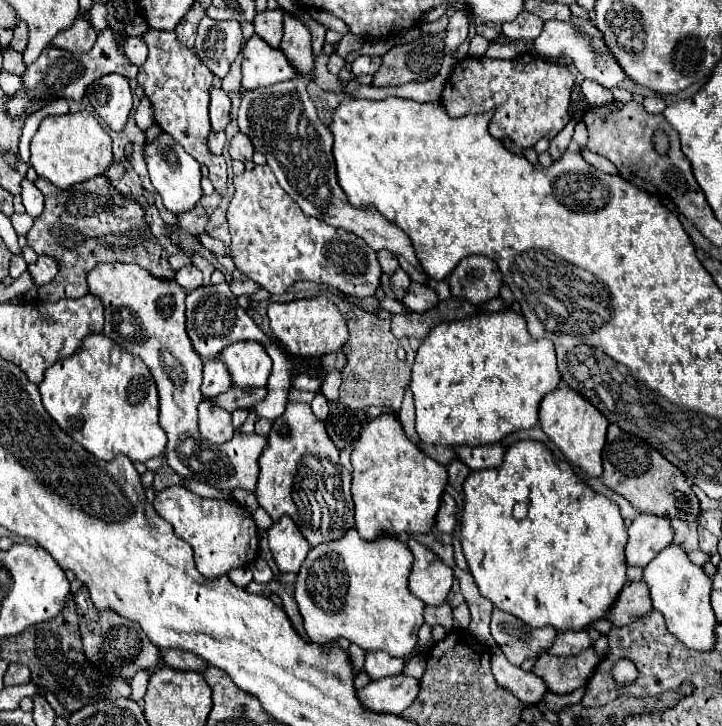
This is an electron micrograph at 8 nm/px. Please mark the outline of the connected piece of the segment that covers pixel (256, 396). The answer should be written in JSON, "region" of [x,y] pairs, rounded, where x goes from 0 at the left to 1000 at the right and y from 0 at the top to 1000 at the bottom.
{"region":[[[320,533],[317,539],[312,539],[303,547],[298,547],[298,555],[303,561],[314,563],[317,569],[323,569],[325,563],[348,563],[348,561],[353,561],[353,555],[364,552],[367,547],[370,547],[370,533],[353,536],[353,541],[337,541],[337,536]]]}

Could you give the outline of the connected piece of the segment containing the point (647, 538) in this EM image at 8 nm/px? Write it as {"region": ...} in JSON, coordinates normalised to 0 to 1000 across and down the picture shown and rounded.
{"region":[[[885,709],[874,726],[868,729],[868,751],[866,751],[866,773],[871,781],[888,781],[893,784],[899,778],[899,773],[904,767],[910,767],[913,759],[918,759],[924,751],[929,751],[932,745],[932,731],[929,731],[929,723],[927,723],[927,715],[921,712],[910,712],[910,709]]]}

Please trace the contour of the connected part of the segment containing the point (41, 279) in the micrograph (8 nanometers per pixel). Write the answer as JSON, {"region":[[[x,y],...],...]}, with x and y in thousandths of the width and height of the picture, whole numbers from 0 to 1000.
{"region":[[[54,351],[51,362],[40,365],[40,373],[51,393],[62,393],[62,390],[71,390],[76,384],[76,379],[82,376],[82,362],[76,360],[76,354]]]}

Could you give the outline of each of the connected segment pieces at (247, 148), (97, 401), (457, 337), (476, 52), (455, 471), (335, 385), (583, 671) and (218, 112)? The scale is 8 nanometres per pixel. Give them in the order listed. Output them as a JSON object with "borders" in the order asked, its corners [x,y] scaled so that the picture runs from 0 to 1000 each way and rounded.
{"borders":[[[[328,183],[325,191],[317,197],[317,213],[325,222],[342,222],[350,216],[350,200],[339,183]]],[[[143,459],[120,461],[101,492],[71,503],[54,528],[54,541],[79,585],[134,632],[154,635],[170,624],[184,638],[201,638],[229,621],[231,599],[220,585],[215,522],[193,492],[165,481]]],[[[691,428],[663,431],[647,439],[622,442],[597,453],[578,481],[569,508],[569,539],[575,550],[575,591],[586,610],[600,613],[677,613],[699,599],[738,591],[747,583],[747,555],[777,525],[771,511],[769,478],[760,467],[738,467],[730,459],[730,442],[722,431]]],[[[658,48],[655,54],[652,54],[652,62],[650,62],[650,76],[652,79],[669,79],[672,76],[672,67],[675,67],[675,54],[672,51],[666,51],[666,48]]],[[[627,632],[627,635],[619,640],[619,652],[622,652],[622,668],[627,668],[627,671],[639,679],[641,663],[644,663],[644,657],[650,654],[650,643],[647,643],[644,638],[639,638],[636,632]]],[[[461,511],[450,519],[450,547],[456,552],[464,552],[470,547],[470,530],[472,530],[472,514]]],[[[821,894],[791,905],[769,905],[755,899],[744,908],[738,924],[758,941],[760,952],[783,957],[796,952],[799,946],[807,946],[824,924],[827,913],[830,908]]],[[[292,123],[292,145],[289,145],[289,158],[292,158],[292,175],[298,183],[312,180],[317,172],[317,156],[320,156],[320,136],[309,123]]]]}

